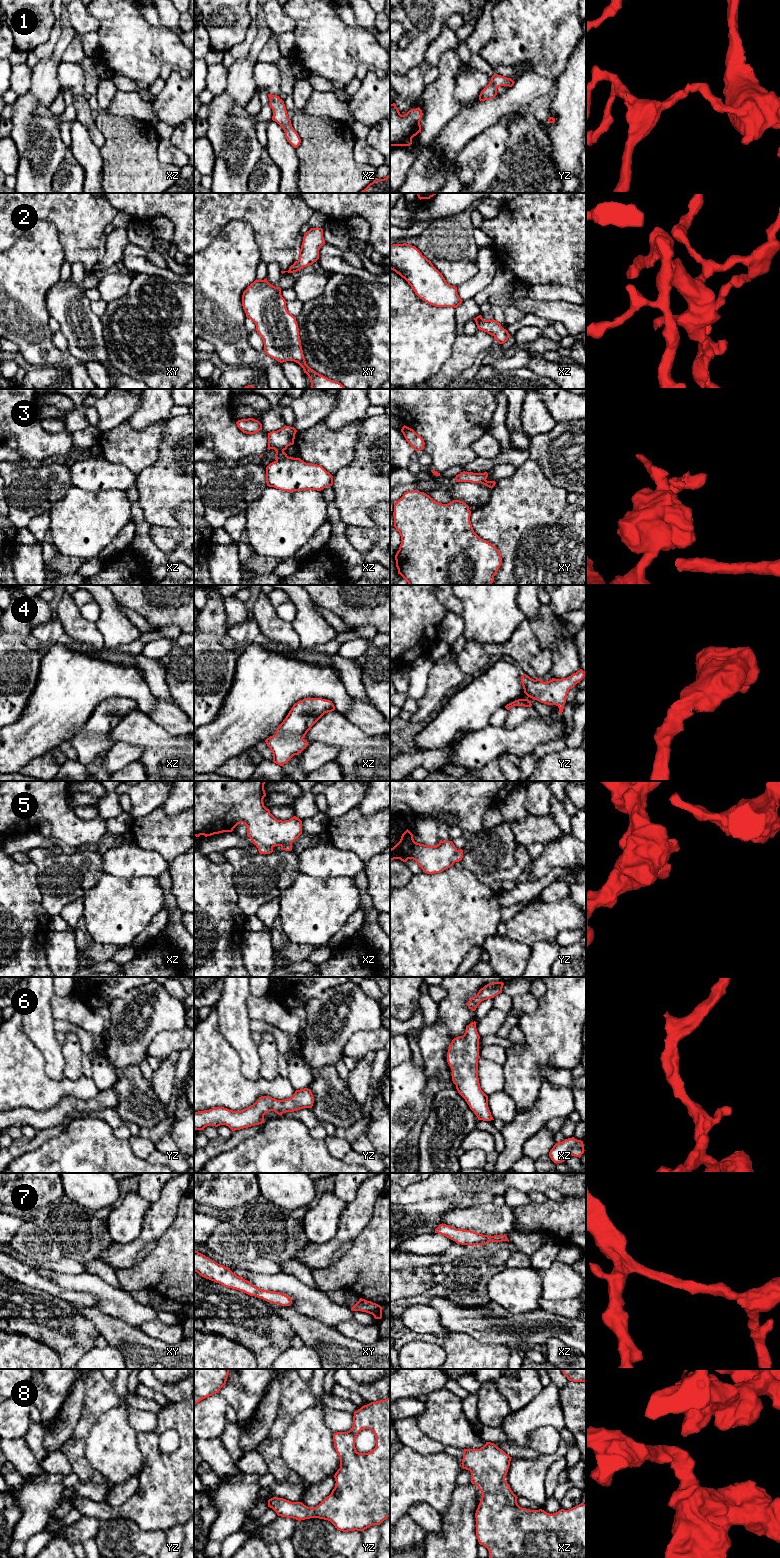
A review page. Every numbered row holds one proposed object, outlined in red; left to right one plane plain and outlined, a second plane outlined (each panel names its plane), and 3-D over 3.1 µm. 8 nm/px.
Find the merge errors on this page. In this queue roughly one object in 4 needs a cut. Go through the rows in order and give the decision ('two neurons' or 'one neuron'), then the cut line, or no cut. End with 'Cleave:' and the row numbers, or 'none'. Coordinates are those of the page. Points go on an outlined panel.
1: one neuron; cut none
2: one neuron; cut none
3: two neurons; cut xz (287, 456), (276, 461)
4: one neuron; cut none
5: two neurons; cut xz (256, 844), (272, 847)
6: one neuron; cut none
7: one neuron; cut none
8: one neuron; cut none
Cleave: 3, 5

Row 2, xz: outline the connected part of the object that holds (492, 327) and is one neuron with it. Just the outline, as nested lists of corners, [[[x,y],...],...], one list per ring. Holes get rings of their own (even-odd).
[[[481,315],[474,318],[477,328],[492,335],[499,344],[505,343],[510,334],[496,320],[484,320]]]

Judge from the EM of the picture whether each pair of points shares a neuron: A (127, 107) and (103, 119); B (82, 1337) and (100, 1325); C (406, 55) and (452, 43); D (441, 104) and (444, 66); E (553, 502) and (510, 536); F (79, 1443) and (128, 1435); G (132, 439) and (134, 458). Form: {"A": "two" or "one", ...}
{"A": "two", "B": "two", "C": "two", "D": "one", "E": "one", "F": "two", "G": "one"}

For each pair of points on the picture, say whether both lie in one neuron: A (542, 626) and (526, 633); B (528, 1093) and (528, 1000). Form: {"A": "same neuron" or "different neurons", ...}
{"A": "different neurons", "B": "different neurons"}

